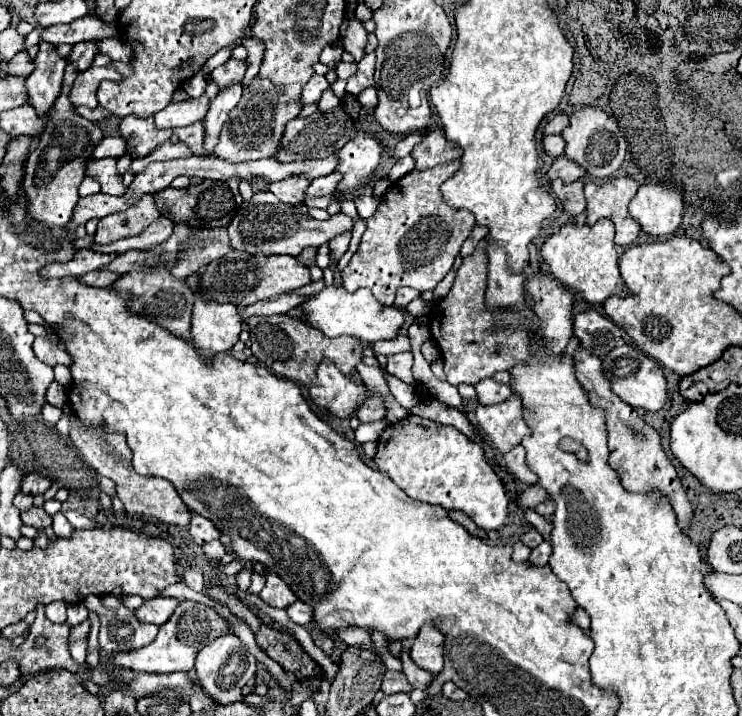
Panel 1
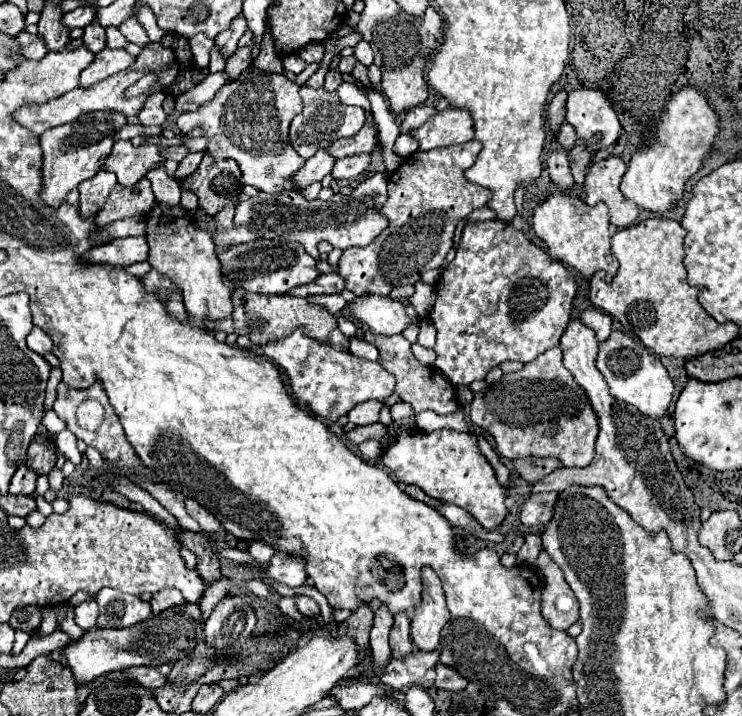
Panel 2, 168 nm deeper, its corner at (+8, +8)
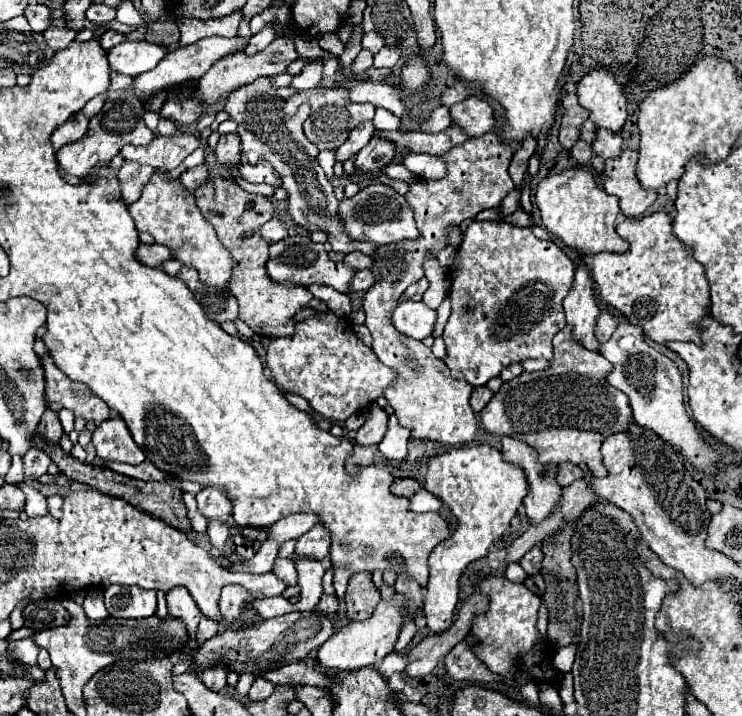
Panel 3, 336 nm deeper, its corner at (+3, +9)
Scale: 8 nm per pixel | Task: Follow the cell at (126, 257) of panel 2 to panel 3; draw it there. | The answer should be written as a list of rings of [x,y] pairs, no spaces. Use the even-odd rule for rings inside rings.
[[[140,244],[136,250],[136,258],[146,266],[160,266],[170,258],[170,250],[160,244]]]

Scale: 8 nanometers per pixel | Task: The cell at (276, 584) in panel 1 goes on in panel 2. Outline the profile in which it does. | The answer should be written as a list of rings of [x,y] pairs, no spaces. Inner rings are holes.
[[[277,551],[273,555],[271,567],[265,569],[265,573],[281,583],[287,583],[289,587],[297,587],[307,581],[303,555],[287,555],[283,551]]]

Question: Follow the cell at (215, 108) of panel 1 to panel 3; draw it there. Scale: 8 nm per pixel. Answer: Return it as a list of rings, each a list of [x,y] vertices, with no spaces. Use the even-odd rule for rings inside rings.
[[[268,24],[268,26],[264,26],[258,34],[254,34],[250,40],[248,40],[248,46],[244,48],[244,54],[248,54],[248,56],[252,56],[252,54],[256,54],[256,52],[260,52],[260,50],[264,50],[274,38],[276,38],[278,34],[276,34],[276,30]]]

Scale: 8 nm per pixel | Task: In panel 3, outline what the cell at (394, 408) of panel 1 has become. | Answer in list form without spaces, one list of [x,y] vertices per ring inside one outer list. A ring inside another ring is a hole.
[[[318,312],[298,322],[294,336],[272,338],[266,346],[266,366],[280,390],[302,396],[314,412],[340,422],[372,406],[396,380],[396,372],[384,366],[372,348],[356,338],[352,322],[332,312]]]

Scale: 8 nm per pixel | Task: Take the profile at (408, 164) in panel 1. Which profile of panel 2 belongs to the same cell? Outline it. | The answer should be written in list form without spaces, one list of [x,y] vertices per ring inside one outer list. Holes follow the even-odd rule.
[[[401,134],[396,139],[393,150],[400,157],[407,158],[413,155],[418,150],[418,147],[418,142],[413,136]]]

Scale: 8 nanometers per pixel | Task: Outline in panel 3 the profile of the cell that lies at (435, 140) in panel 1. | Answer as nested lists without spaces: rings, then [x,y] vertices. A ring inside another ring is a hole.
[[[470,96],[464,102],[450,108],[452,126],[458,126],[466,132],[468,138],[484,136],[494,126],[494,112],[486,100],[480,100],[478,96]]]

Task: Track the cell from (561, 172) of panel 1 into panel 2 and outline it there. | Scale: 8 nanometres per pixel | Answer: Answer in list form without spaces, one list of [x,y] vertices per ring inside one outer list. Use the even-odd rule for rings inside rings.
[[[579,141],[575,145],[575,149],[569,151],[569,155],[571,155],[571,171],[573,171],[573,177],[575,177],[575,183],[583,185],[585,183],[585,175],[587,175],[591,163],[593,163],[593,153],[589,153],[585,149],[585,143]]]

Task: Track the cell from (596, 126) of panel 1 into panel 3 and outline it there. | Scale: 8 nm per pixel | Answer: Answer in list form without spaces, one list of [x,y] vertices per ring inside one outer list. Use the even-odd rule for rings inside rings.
[[[596,68],[588,72],[578,84],[578,102],[584,106],[596,128],[620,132],[626,122],[626,98],[610,72]]]

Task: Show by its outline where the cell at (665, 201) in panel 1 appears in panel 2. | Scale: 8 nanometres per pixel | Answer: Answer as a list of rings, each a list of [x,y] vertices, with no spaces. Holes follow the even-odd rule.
[[[695,85],[681,87],[667,103],[663,117],[651,129],[651,139],[647,141],[647,145],[639,147],[631,155],[627,173],[621,181],[623,195],[649,211],[669,211],[683,195],[685,181],[703,167],[705,159],[713,149],[717,133],[719,115],[713,111],[707,97]]]

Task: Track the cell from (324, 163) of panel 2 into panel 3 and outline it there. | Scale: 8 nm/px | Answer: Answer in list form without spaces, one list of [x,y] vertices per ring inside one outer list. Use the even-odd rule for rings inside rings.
[[[366,122],[362,126],[358,126],[356,130],[352,130],[352,134],[348,136],[348,140],[336,150],[336,162],[346,162],[348,158],[354,158],[354,154],[358,154],[372,138],[374,132],[374,124]]]

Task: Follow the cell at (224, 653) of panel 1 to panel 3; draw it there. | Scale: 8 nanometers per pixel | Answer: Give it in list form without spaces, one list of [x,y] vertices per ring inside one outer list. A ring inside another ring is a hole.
[[[228,584],[222,588],[218,608],[224,622],[228,622],[228,628],[248,628],[258,616],[254,608],[254,598],[244,586],[238,584]]]

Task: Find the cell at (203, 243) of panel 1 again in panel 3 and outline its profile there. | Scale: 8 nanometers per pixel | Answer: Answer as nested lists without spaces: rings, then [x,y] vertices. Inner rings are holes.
[[[272,218],[270,222],[266,222],[266,224],[262,226],[262,234],[264,234],[264,238],[268,238],[270,242],[276,242],[276,240],[282,240],[282,238],[288,236],[288,228],[286,228],[286,224],[280,222],[278,218]]]

